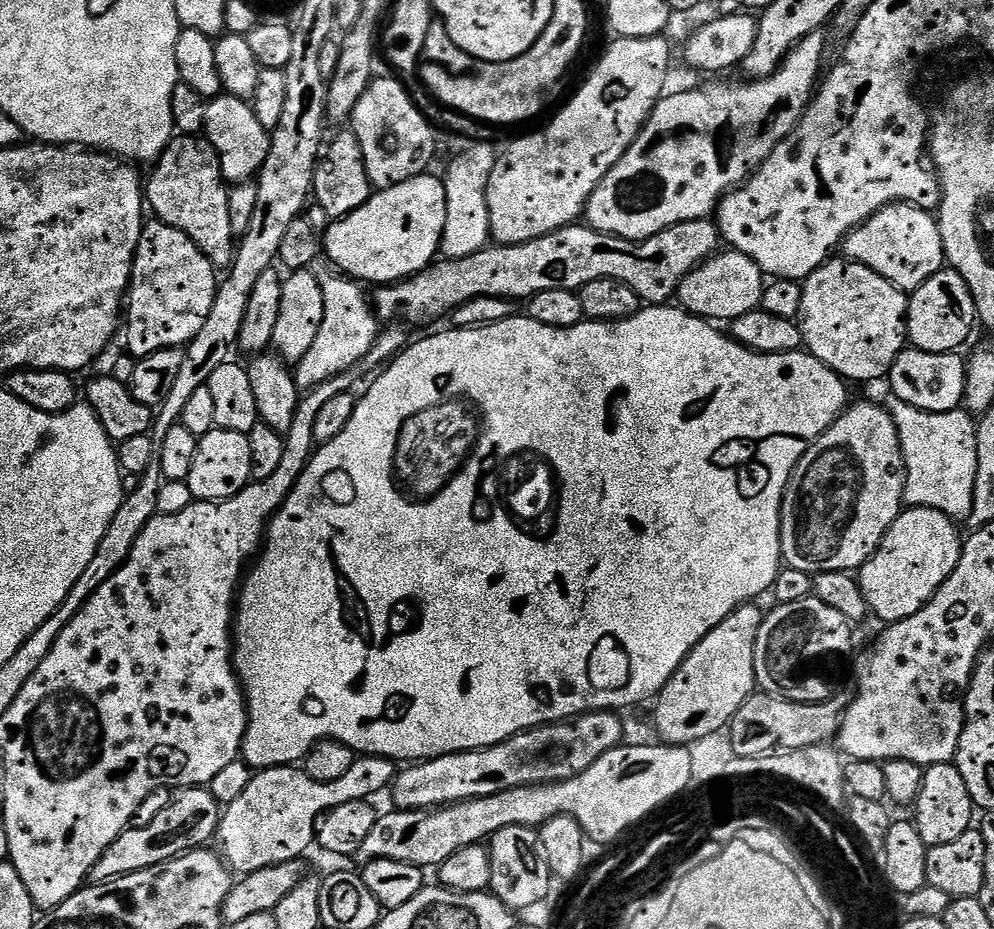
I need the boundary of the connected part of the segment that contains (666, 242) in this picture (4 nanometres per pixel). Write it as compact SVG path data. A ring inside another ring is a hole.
M712 218L675 224L645 240L627 240L621 236L612 236L609 232L599 232L597 228L587 223L573 222L525 244L489 246L461 260L437 259L427 268L422 269L417 276L377 287L374 311L381 321L388 320L384 322L399 322L404 326L428 324L431 320L442 319L444 315L445 319L466 302L479 296L497 296L503 300L527 302L534 294L542 294L546 290L570 290L579 293L580 289L585 288L590 282L599 280L621 280L639 294L645 305L664 306L671 301L668 300L671 296L673 299L679 293L680 283L697 266L717 255L721 248L720 225Z

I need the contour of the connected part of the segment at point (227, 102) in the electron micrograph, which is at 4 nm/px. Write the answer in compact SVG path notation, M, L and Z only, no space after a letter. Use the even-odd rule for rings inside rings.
M221 94L205 103L203 135L214 146L220 159L222 174L229 185L239 186L259 177L260 167L266 162L266 154L272 145L269 129L258 122L251 103L239 96ZM252 176L252 177L251 177Z

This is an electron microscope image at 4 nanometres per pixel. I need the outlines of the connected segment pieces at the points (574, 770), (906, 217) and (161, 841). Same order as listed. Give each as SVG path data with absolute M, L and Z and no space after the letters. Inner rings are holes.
M615 711L585 712L583 716L574 716L570 720L560 720L556 724L543 724L540 728L530 728L519 732L501 744L489 748L477 748L470 752L454 752L451 756L438 756L435 760L413 763L399 773L390 785L392 800L400 810L423 810L425 808L443 808L445 804L457 804L460 800L477 800L490 794L514 790L522 786L535 784L557 784L560 780L569 780L582 770L590 770L598 758L610 750L621 747L624 721Z
M887 204L845 238L842 252L855 264L882 274L882 278L906 294L915 292L922 282L938 274L946 264L937 217L914 204Z
M207 787L182 788L177 796L180 797L173 804L166 805L149 824L144 824L141 828L129 826L124 829L123 834L104 851L102 858L98 858L93 866L91 883L104 884L107 880L116 880L131 872L158 866L183 852L191 852L207 845L207 840L219 833L222 805Z

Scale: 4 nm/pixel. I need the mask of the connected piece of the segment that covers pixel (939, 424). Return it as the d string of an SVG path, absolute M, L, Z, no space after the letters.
M895 398L889 401L886 407L898 426L906 466L905 505L938 510L957 522L967 521L972 514L974 482L978 478L977 421L964 410L923 412Z

